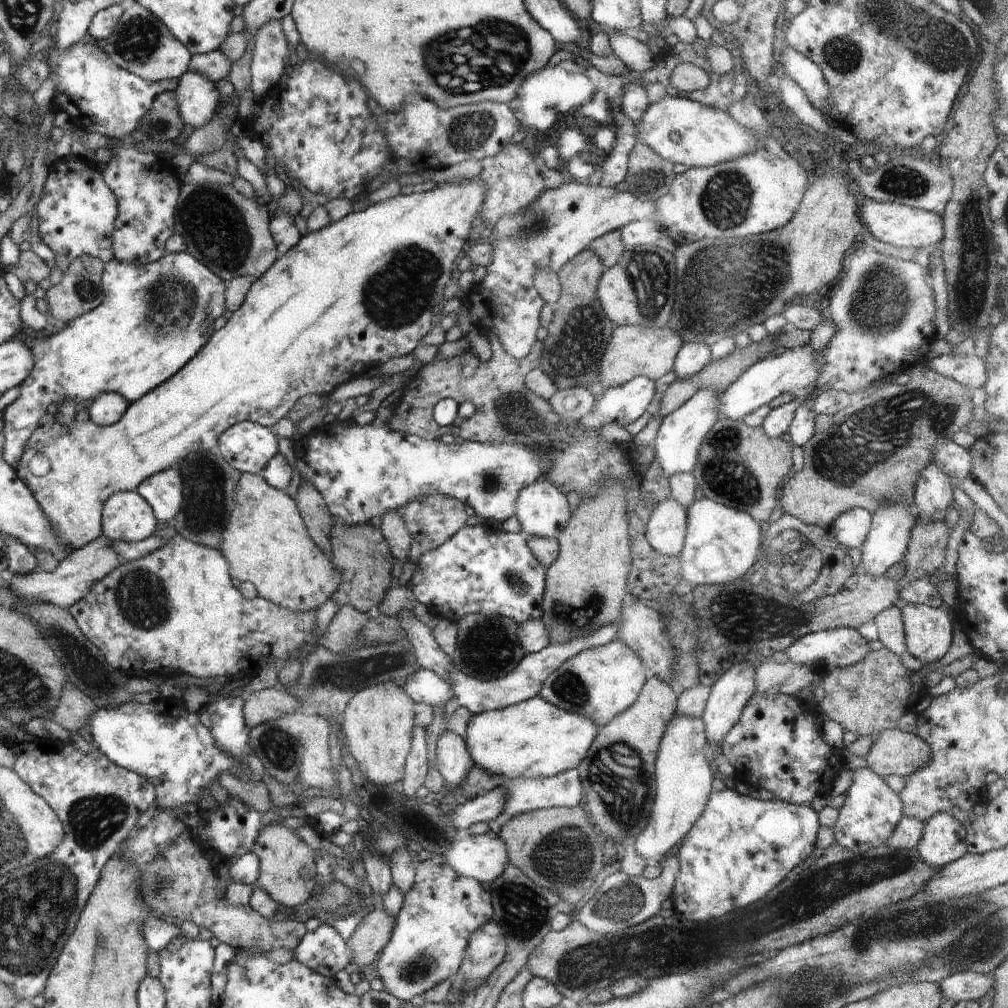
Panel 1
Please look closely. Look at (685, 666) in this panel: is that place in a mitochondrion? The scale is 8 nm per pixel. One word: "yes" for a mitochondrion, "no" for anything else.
no

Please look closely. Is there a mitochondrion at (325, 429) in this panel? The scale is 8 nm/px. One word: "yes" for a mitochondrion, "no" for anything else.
no

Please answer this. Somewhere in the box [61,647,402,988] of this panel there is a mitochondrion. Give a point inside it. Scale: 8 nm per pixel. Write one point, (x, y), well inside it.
(93, 819)

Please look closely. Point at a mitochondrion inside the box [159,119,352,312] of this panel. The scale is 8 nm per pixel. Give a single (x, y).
(216, 225)

